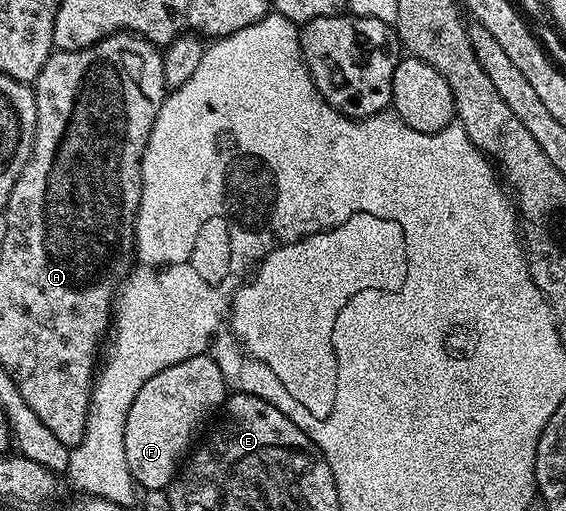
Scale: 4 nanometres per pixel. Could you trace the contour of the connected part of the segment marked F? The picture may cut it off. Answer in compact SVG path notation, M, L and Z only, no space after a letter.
M208 354L189 357L177 365L169 365L169 369L161 369L157 377L149 377L149 381L141 385L141 390L137 392L137 397L133 397L133 405L129 405L125 417L125 461L129 465L129 473L143 491L171 486L181 464L196 446L195 438L198 437L199 430L211 418L216 418L217 412L226 403L228 394L229 388L221 369Z

